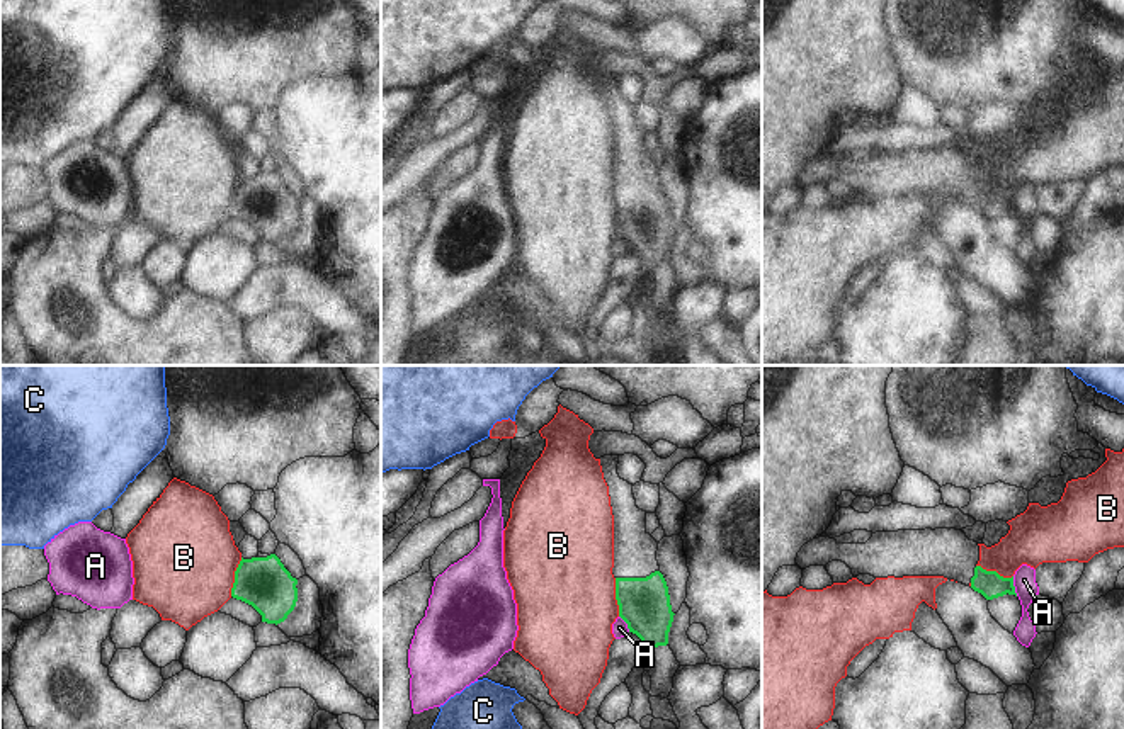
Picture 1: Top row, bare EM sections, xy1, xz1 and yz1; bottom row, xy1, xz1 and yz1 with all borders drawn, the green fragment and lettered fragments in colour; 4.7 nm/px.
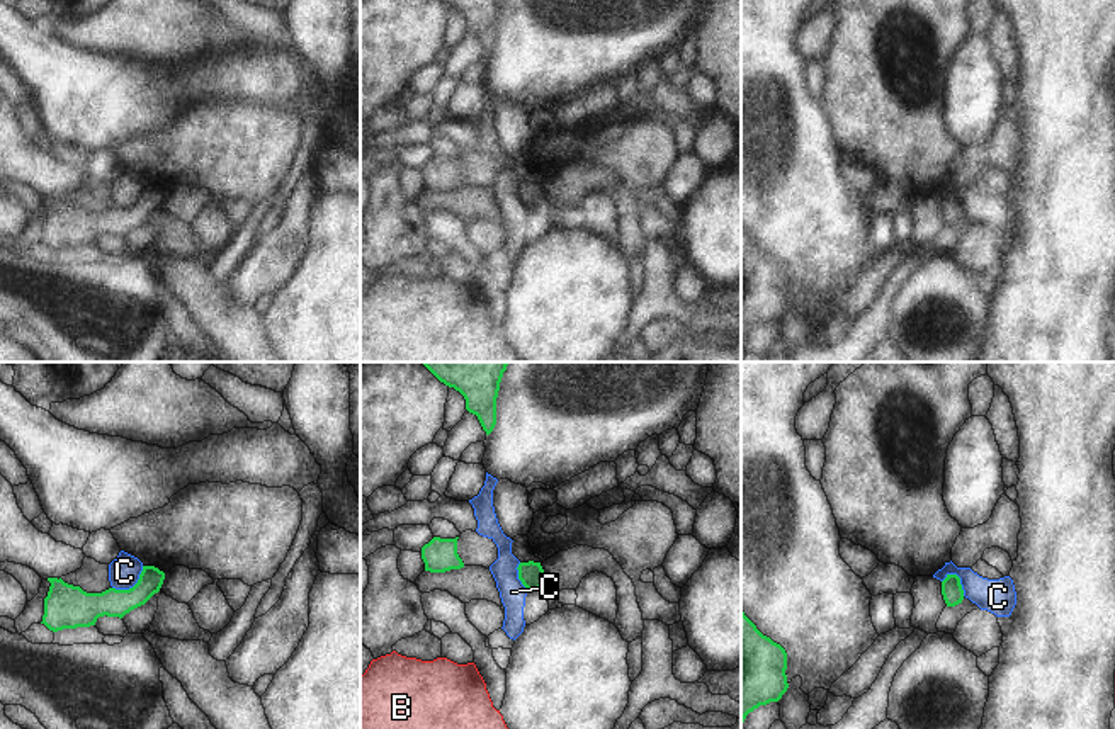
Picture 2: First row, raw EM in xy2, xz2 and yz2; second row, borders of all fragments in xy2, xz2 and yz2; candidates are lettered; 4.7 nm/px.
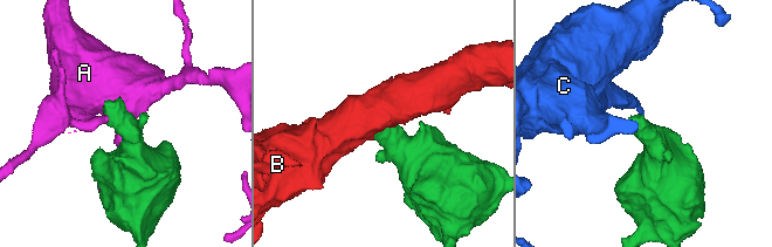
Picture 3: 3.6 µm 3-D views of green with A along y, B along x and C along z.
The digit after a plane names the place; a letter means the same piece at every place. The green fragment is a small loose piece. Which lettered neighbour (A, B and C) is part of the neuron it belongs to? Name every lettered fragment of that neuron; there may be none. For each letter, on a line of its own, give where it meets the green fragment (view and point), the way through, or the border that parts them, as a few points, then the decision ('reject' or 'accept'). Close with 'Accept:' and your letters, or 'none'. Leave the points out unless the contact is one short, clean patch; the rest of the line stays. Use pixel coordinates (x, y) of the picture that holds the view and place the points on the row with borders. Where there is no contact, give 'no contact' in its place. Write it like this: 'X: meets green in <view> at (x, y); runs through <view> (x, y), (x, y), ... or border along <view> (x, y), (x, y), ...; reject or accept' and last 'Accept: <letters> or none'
A: meets green in yz1 at (1014, 587); reject
B: meets green in xy1 at (235, 576); border along xy1 (242, 558), (230, 595); reject
C: meets green in xy2 at (133, 587); border along xy2 (143, 566), (131, 587), (113, 588); reject
Accept: none

